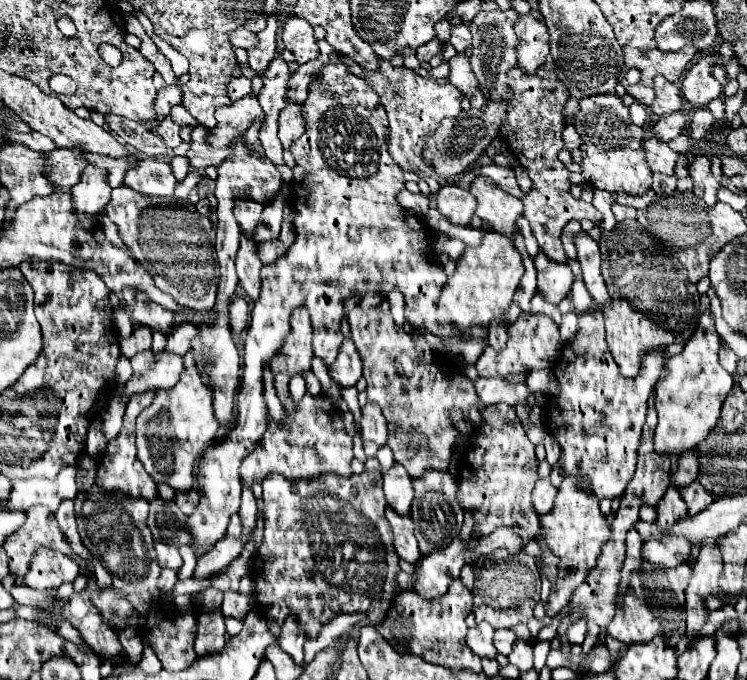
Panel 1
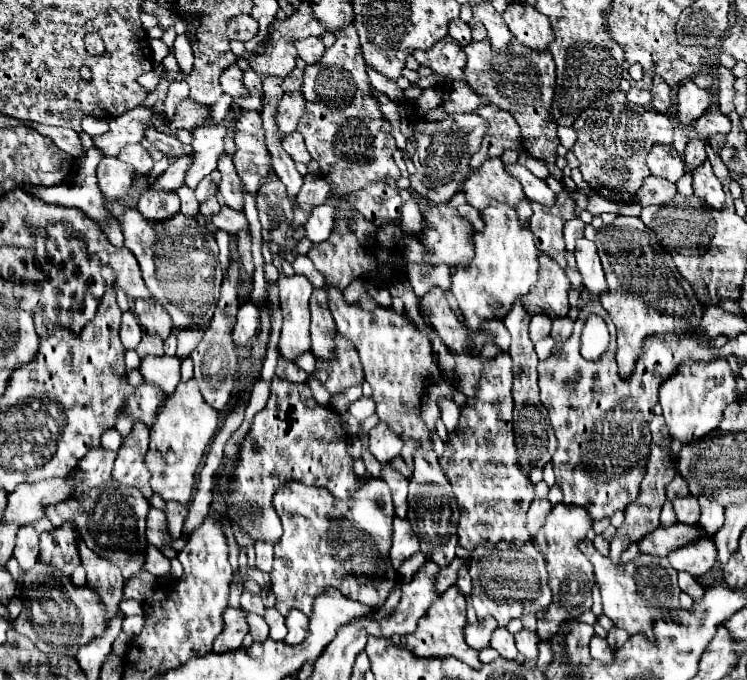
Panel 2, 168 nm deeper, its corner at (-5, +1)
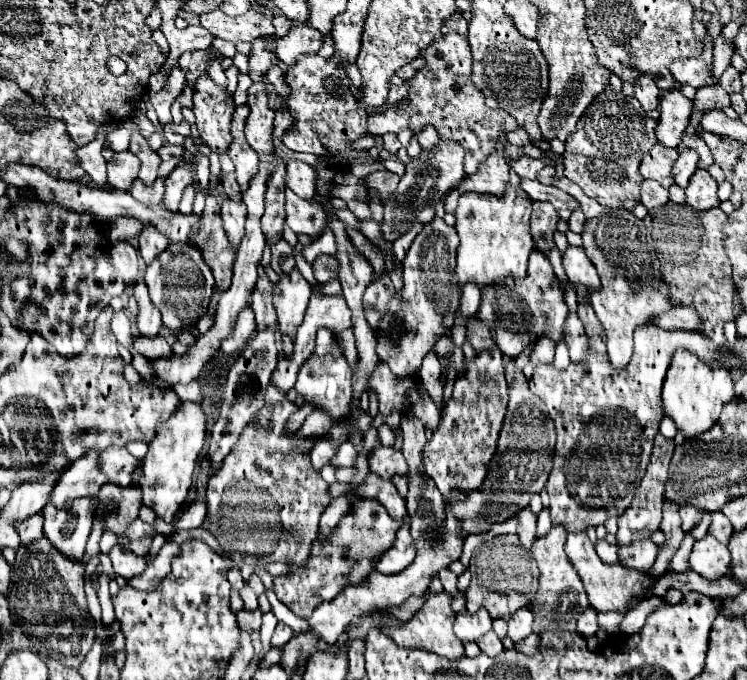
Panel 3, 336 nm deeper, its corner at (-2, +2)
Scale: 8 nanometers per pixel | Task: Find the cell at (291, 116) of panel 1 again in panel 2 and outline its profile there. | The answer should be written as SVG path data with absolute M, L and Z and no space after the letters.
M293 133L289 135L285 141L283 141L283 149L289 153L289 157L293 161L301 161L301 163L309 163L311 161L311 155L303 143L303 137L299 133Z

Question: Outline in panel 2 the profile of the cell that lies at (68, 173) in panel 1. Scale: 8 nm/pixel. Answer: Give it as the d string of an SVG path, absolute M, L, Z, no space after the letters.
M137 107L137 109L129 109L127 113L123 113L121 117L109 119L109 131L103 135L93 137L95 147L99 147L105 155L117 155L125 145L129 143L141 143L141 139L145 137L141 133L141 129L147 125L147 121L151 119L151 109L147 107Z

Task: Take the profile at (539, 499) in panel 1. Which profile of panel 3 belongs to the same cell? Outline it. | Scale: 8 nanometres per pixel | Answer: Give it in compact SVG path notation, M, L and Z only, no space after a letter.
M530 506L522 508L522 512L520 512L520 524L518 524L516 534L520 536L522 546L530 548L530 544L536 538L536 514L530 510Z

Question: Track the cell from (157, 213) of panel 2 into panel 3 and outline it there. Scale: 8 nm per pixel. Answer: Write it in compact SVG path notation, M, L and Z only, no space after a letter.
M144 224L138 236L138 252L142 254L146 264L150 264L150 260L154 260L154 256L158 256L168 246L168 242L170 238L164 232L160 232L152 224Z

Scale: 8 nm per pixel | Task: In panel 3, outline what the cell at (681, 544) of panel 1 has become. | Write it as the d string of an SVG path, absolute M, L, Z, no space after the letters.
M706 534L704 538L694 542L694 548L688 558L688 568L698 572L708 580L716 580L728 574L730 566L730 552L728 546L718 542L714 536Z

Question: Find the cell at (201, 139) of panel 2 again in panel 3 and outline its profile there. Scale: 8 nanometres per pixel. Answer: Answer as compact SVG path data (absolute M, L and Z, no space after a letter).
M186 158L178 168L172 170L172 174L166 178L166 196L164 196L164 206L168 210L178 210L178 202L182 198L182 192L186 186L194 184L194 158Z

